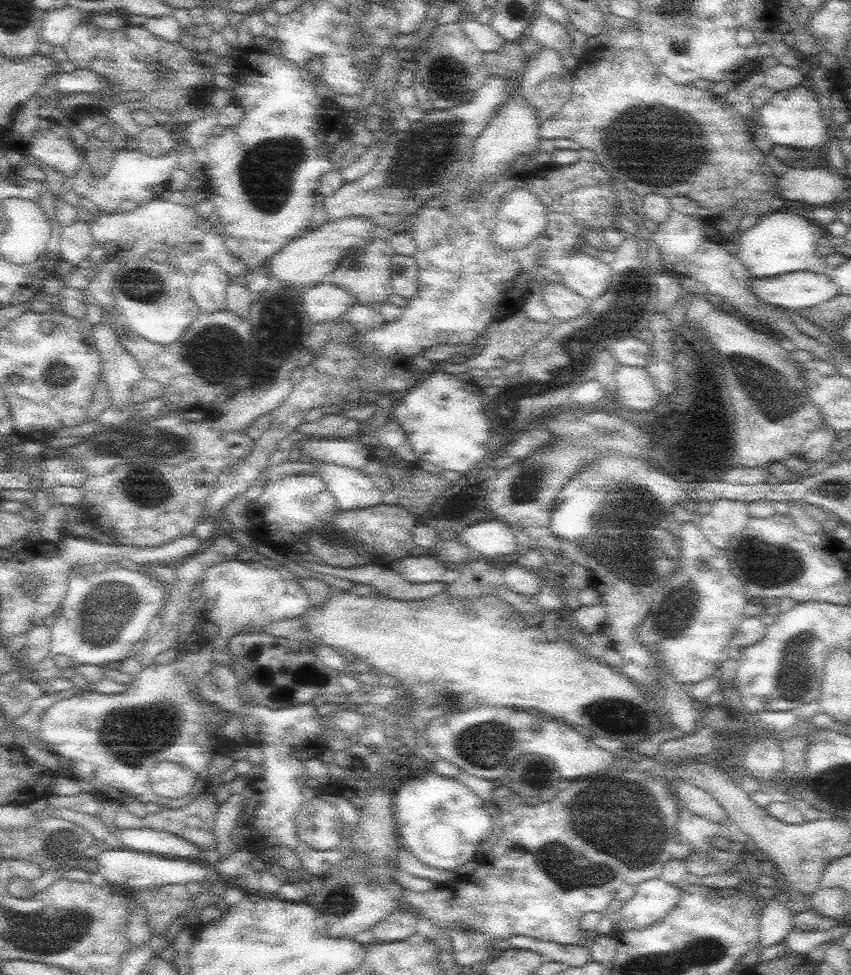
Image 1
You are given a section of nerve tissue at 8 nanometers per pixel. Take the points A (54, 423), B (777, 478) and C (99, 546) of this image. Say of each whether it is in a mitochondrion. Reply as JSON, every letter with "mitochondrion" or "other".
{"A":"other","B":"other","C":"other"}

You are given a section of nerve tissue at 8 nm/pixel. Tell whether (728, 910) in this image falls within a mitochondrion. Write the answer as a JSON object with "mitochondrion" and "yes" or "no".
{"mitochondrion":"no"}

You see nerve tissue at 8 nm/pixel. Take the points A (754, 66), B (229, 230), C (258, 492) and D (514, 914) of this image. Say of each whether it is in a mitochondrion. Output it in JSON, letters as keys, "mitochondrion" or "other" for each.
{"A":"other","B":"other","C":"other","D":"other"}

